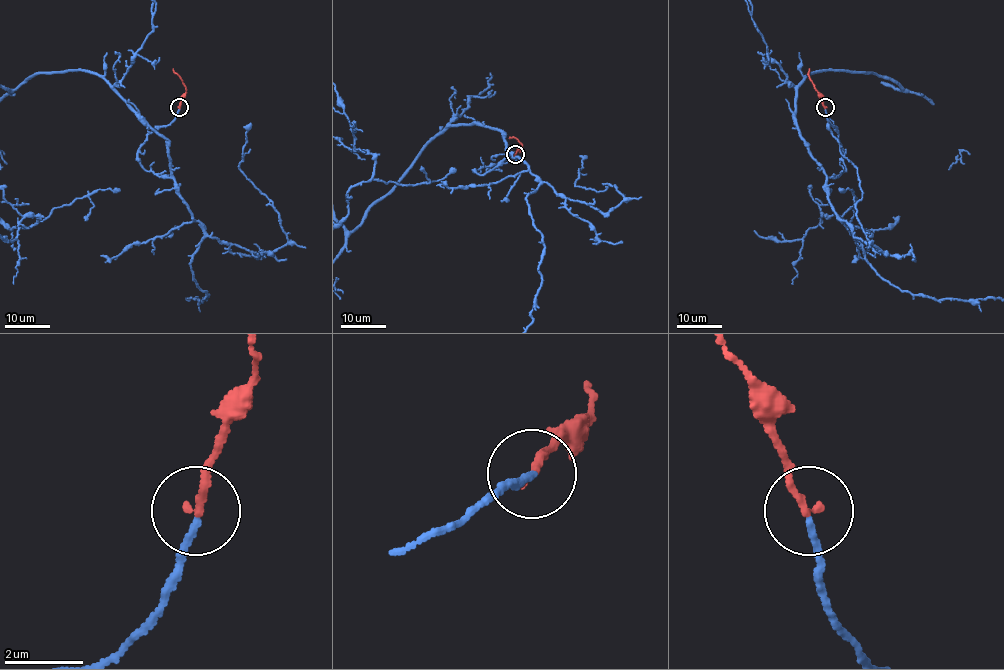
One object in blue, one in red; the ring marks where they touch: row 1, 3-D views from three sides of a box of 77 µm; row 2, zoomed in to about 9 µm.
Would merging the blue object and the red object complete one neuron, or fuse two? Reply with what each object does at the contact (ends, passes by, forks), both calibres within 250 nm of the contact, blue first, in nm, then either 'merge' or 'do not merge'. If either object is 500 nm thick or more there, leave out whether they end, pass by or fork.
blue ends | red ends | 150/200 nm | merge

